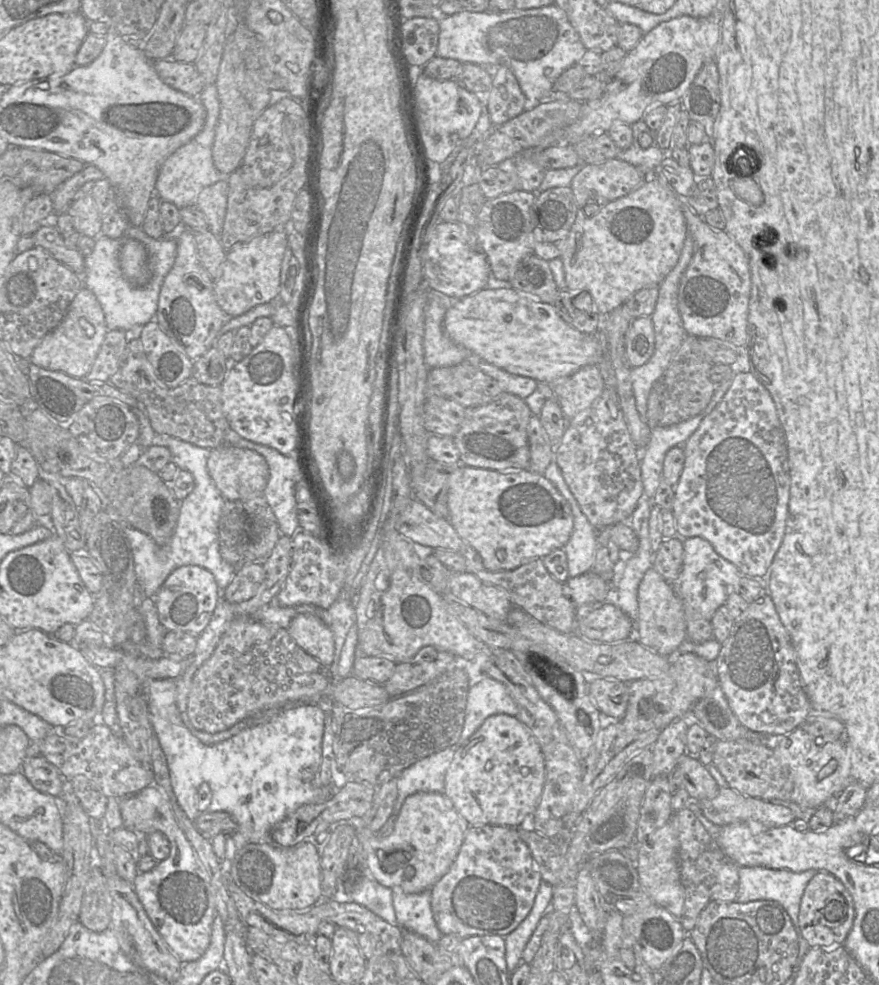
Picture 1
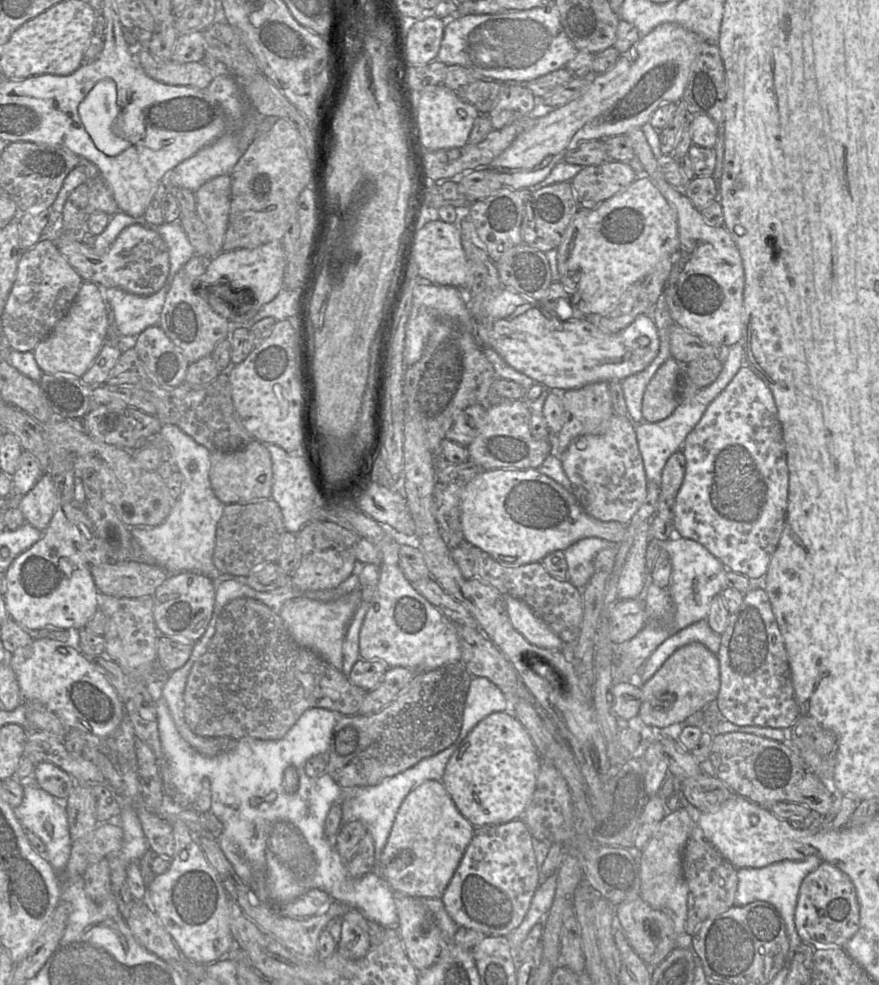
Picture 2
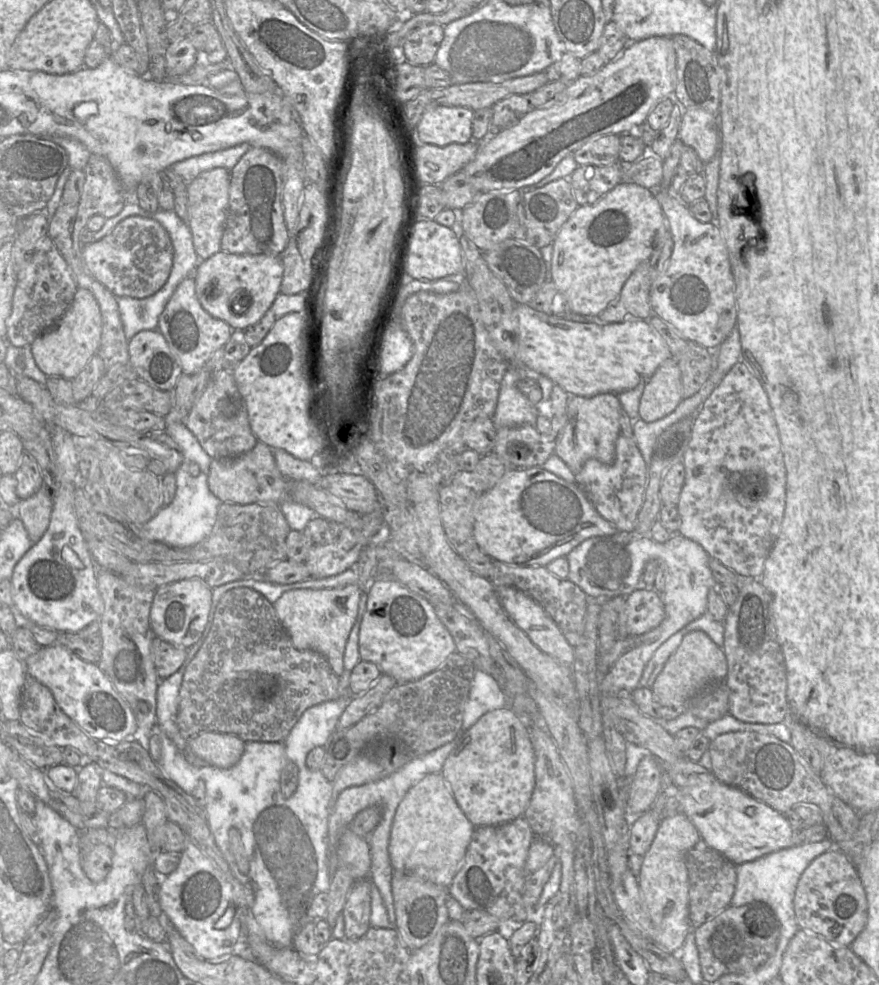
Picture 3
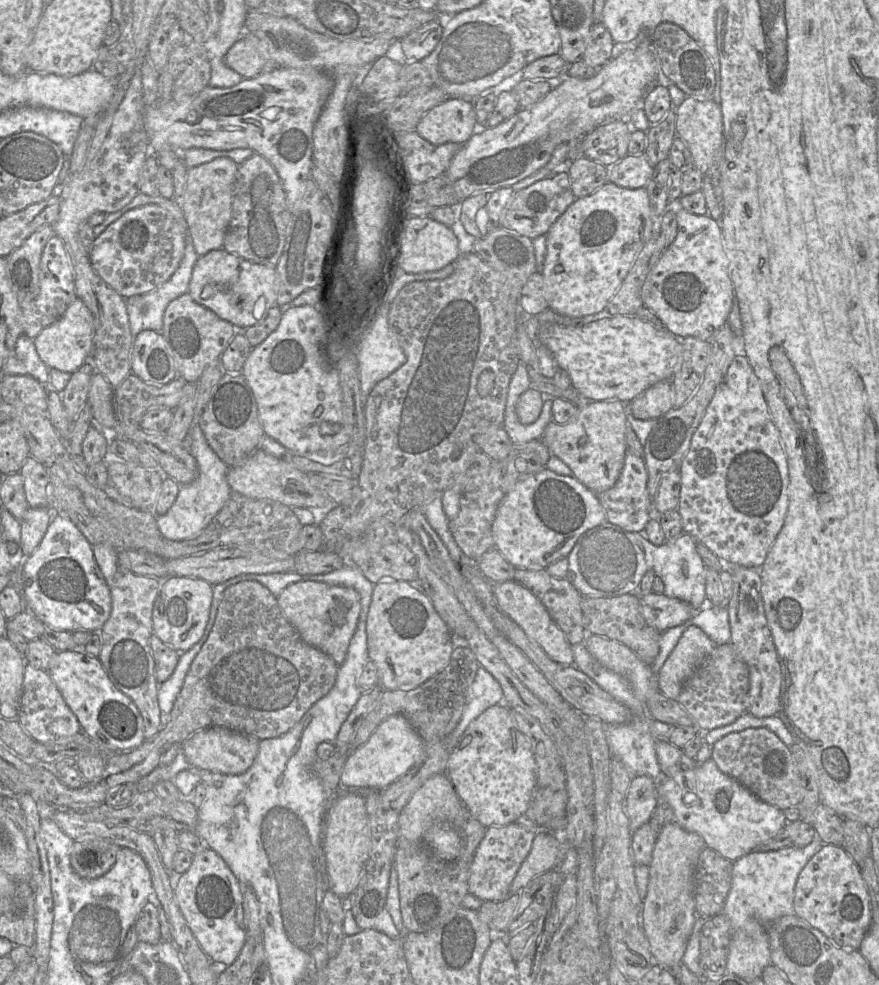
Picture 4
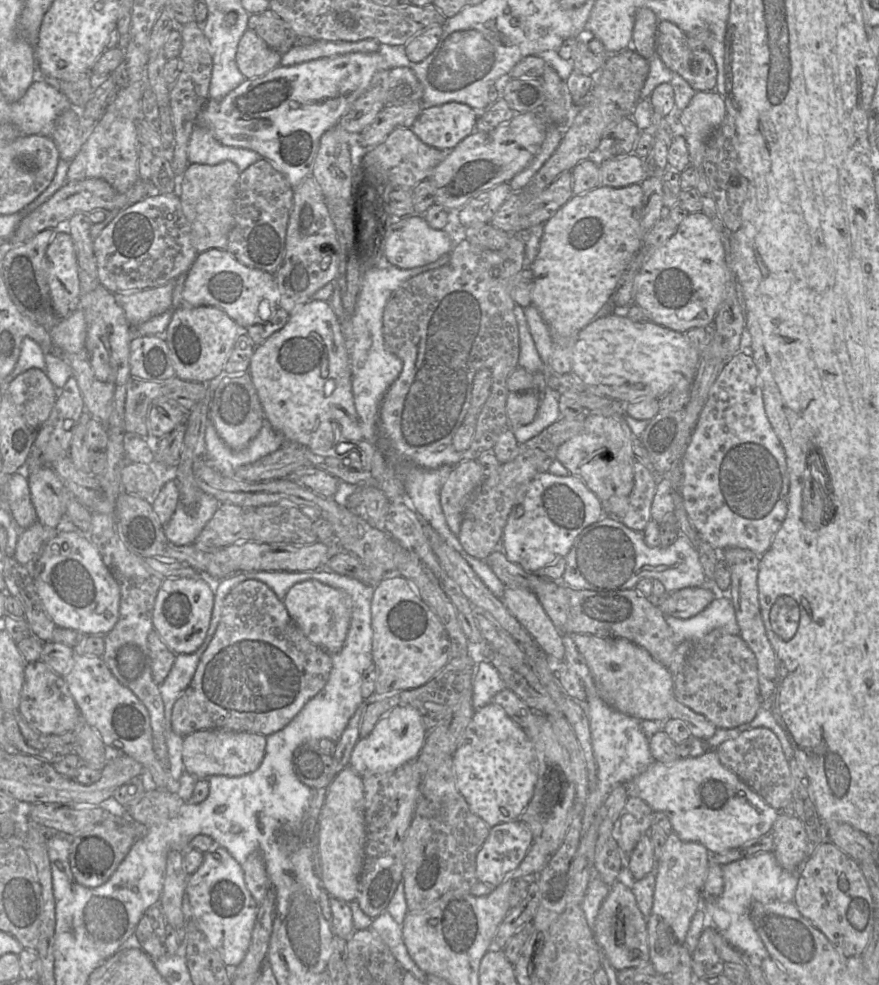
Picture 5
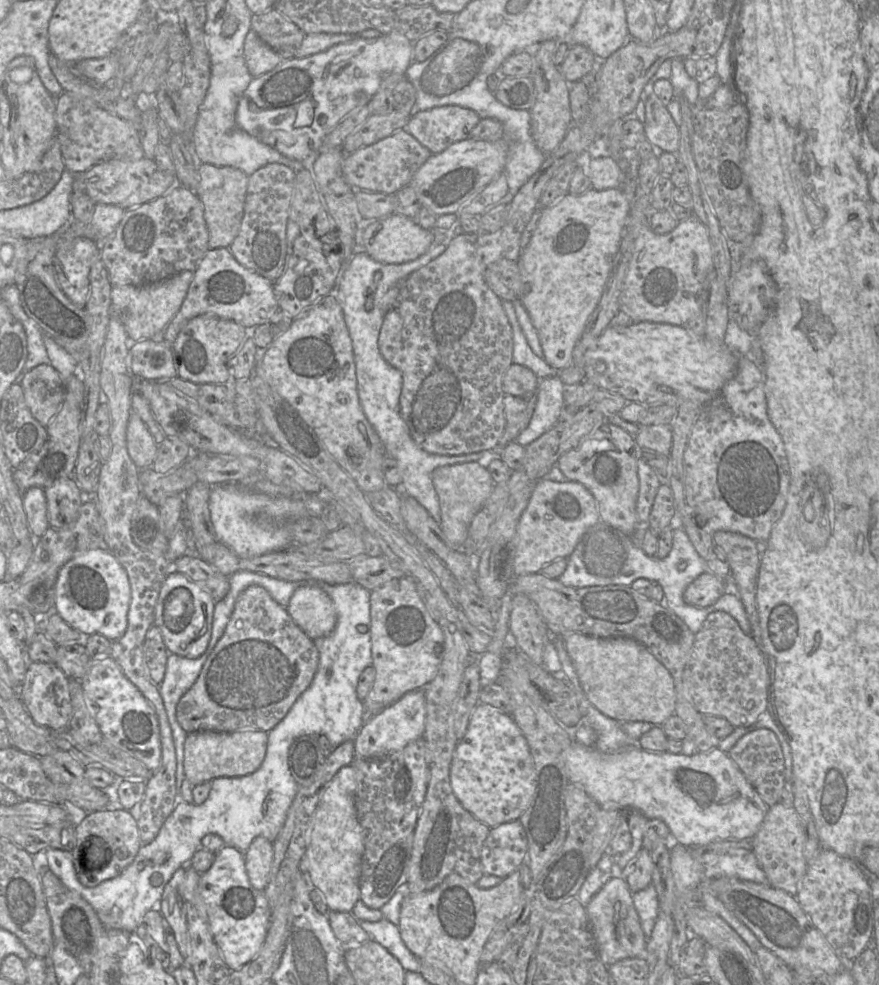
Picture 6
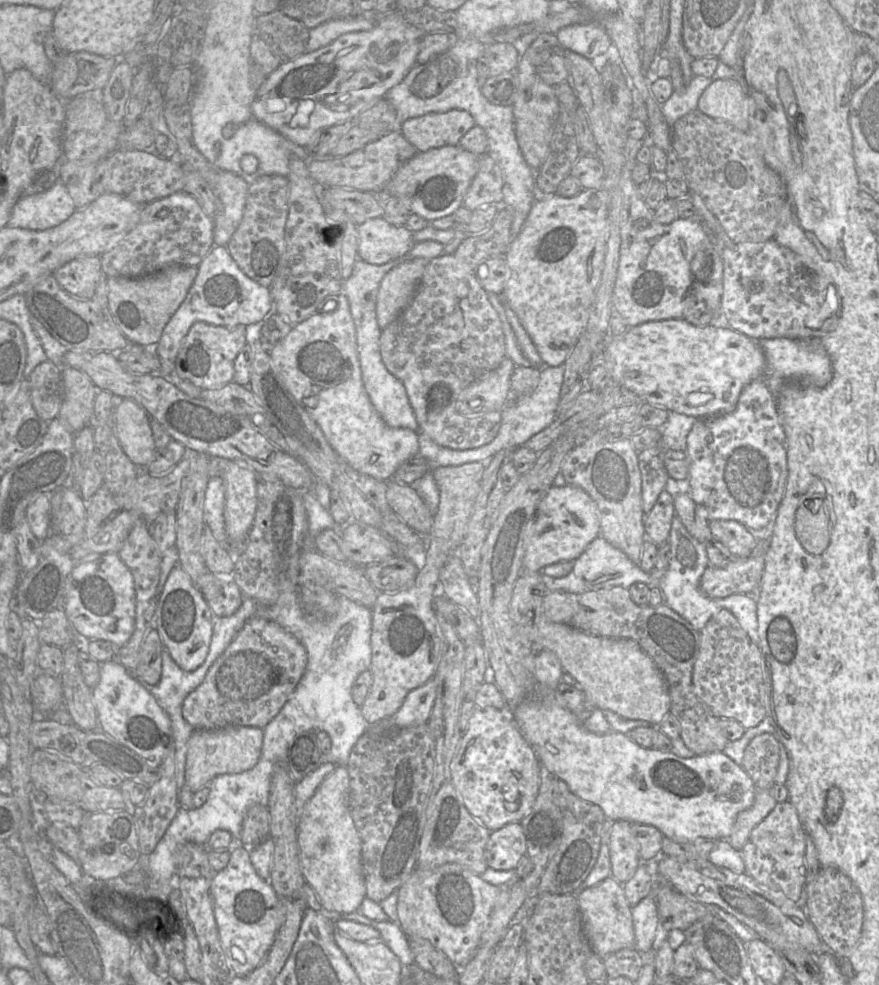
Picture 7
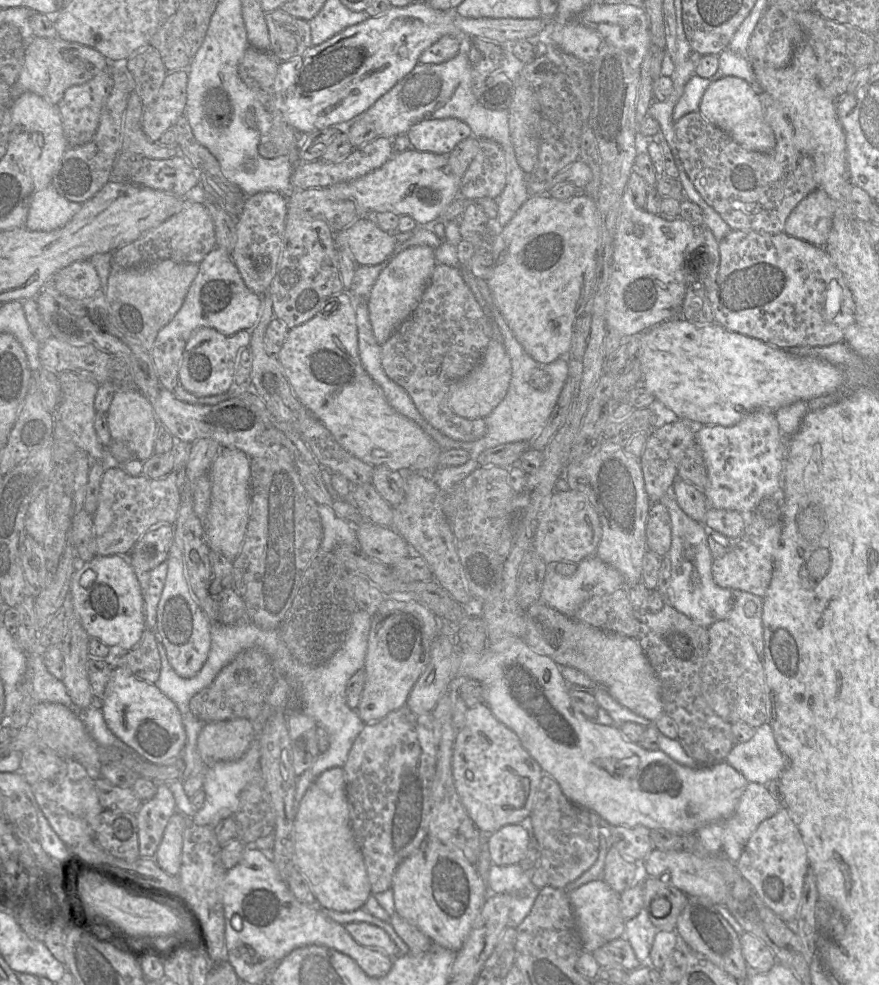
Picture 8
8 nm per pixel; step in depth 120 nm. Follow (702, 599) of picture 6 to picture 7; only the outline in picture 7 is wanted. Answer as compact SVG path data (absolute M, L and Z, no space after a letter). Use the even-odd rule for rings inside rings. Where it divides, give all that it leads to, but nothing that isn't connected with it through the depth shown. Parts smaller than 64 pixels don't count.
M768 541L759 542L746 558L735 558L721 568L709 565L701 576L700 591L713 599L737 593L758 594L767 551Z

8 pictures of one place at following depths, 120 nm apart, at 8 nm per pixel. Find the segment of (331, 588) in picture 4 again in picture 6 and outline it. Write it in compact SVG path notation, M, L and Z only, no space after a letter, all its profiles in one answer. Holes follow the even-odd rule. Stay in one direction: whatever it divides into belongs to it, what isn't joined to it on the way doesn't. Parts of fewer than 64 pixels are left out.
M319 587L298 588L286 610L293 621L313 641L329 635L336 626L334 604L328 594Z

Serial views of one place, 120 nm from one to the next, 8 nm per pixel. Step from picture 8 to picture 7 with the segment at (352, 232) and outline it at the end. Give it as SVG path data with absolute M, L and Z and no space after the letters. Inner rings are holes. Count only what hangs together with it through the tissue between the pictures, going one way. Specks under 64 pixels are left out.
M383 217L357 225L358 258L382 265L405 255L413 246L413 233L406 226L395 226Z

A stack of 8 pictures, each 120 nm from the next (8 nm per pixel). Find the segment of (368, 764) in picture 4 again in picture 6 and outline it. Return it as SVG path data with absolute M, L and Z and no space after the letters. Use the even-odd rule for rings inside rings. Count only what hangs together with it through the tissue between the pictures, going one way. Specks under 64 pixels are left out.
M424 689L406 693L367 720L354 738L354 757L370 759L386 756L403 749L410 742L424 737L426 698Z

